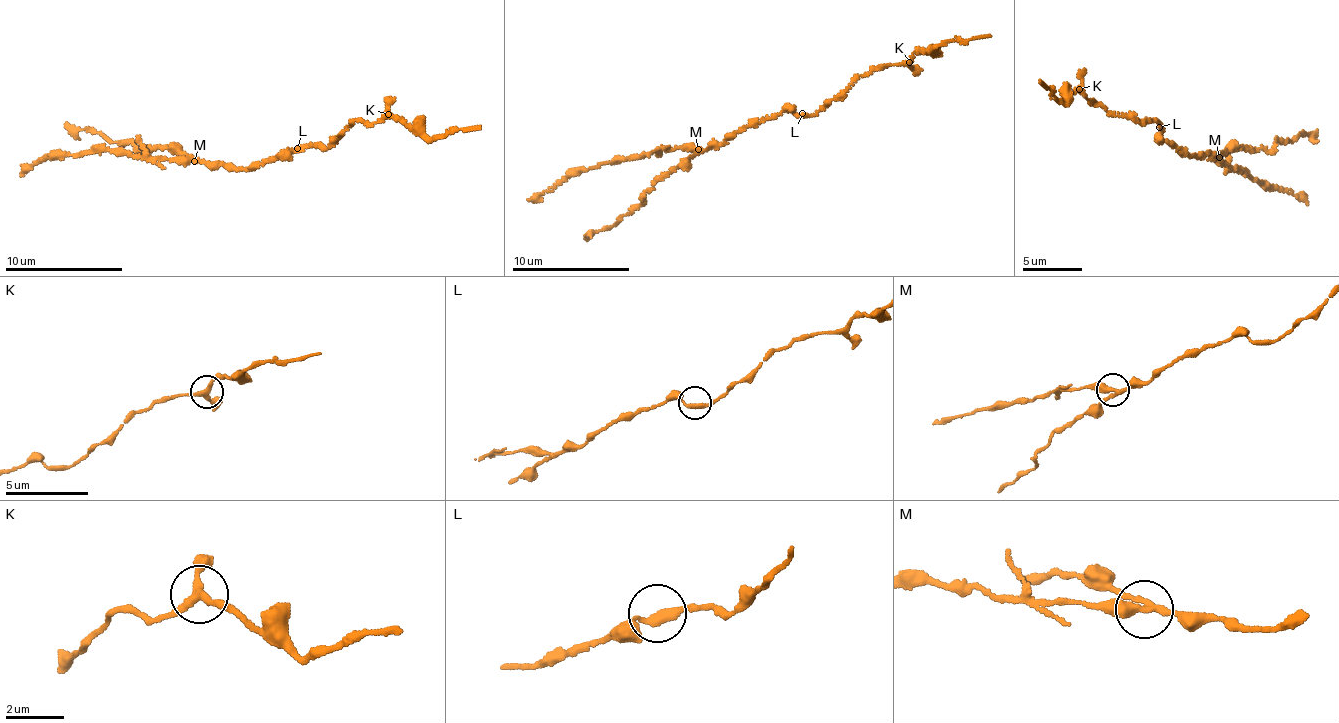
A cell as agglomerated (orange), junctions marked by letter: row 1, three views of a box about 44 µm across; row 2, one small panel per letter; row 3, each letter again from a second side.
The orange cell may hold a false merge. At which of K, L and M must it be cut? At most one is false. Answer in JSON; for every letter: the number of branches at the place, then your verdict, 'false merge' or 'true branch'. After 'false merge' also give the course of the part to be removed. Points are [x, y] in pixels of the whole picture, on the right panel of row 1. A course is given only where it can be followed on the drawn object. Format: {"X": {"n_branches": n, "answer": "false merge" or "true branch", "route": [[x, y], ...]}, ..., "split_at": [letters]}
{"K": {"n_branches": 3, "answer": "true branch"}, "L": {"n_branches": 2, "answer": "true branch"}, "M": {"n_branches": 3, "answer": "false merge", "route": [[1218, 156], [1231, 171], [1242, 170], [1253, 181], [1300, 198], [1307, 204]]}, "split_at": ["M"]}

